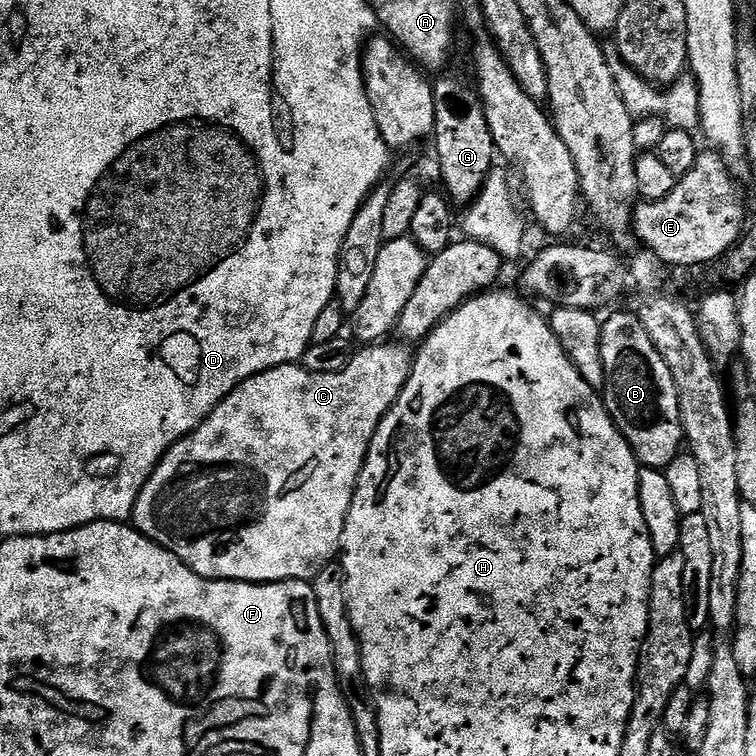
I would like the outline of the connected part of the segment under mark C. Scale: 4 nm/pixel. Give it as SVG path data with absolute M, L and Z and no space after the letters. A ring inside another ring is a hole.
M376 342L361 347L364 349L361 352L359 349L353 355L350 366L346 366L346 370L338 370L338 374L314 374L297 362L283 364L246 378L246 382L237 386L189 436L183 436L160 459L160 464L150 474L146 486L142 486L142 494L138 494L138 502L131 515L134 527L146 538L158 542L158 546L170 550L170 554L177 556L183 564L190 566L190 570L205 576L207 580L245 580L248 584L277 584L279 580L311 582L327 564L333 563L341 555L340 543L346 526L346 514L354 498L364 459L368 457L370 442L412 373L413 349L404 342L388 343Z

